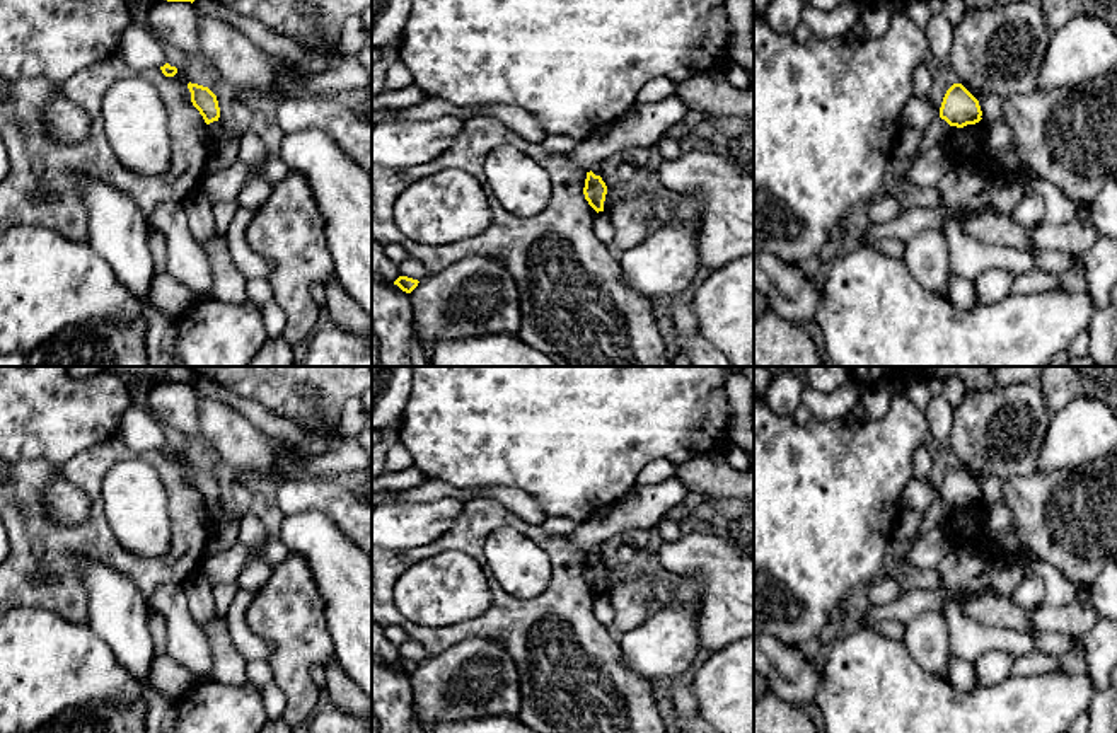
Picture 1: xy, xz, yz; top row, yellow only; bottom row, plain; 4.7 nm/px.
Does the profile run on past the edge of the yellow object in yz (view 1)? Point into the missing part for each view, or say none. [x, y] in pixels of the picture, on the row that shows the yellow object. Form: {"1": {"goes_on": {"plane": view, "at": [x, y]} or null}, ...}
{"1": {"goes_on": null}}

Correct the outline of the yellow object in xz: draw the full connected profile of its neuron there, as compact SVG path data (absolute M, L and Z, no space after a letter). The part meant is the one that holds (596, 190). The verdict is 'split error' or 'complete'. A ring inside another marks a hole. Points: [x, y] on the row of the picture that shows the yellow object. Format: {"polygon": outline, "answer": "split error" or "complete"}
{"polygon": "M592 170L587 172L585 188L583 188L585 199L588 205L599 213L604 211L604 201L607 194L607 186L600 176L595 176Z", "answer": "complete"}

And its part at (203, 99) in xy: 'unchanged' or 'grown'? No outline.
unchanged

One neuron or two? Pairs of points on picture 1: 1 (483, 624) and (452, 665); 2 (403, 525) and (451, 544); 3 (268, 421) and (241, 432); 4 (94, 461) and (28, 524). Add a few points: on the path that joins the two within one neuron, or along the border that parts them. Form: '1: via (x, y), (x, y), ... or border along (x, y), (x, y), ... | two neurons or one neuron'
1: border along (510, 653), (495, 640), (466, 638), (437, 655) | two neurons
2: border along (463, 507), (457, 520), (437, 539), (399, 549) | two neurons
3: border along (222, 403), (239, 411), (270, 438) | two neurons
4: via (70, 473), (50, 473), (28, 495), (28, 500) | one neuron

